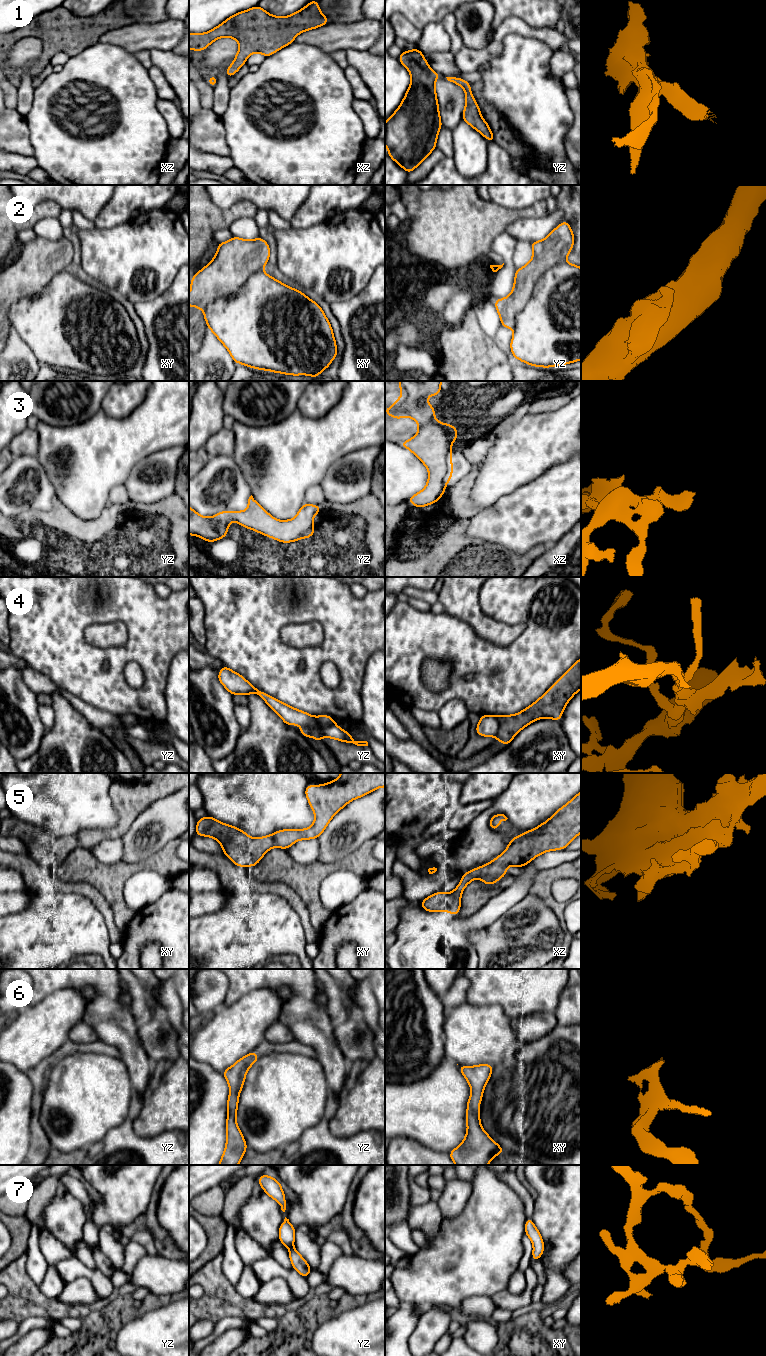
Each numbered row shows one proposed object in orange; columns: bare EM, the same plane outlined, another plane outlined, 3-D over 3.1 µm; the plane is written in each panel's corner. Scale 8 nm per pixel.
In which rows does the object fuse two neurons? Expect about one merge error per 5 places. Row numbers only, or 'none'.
2, 4

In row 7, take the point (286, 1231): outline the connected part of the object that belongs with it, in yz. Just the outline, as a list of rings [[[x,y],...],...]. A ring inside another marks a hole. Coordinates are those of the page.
[[[285,1217],[284,1222],[279,1227],[279,1240],[284,1247],[289,1247],[288,1252],[293,1269],[302,1277],[307,1278],[312,1271],[307,1261],[294,1248],[295,1228],[291,1225],[289,1219]]]

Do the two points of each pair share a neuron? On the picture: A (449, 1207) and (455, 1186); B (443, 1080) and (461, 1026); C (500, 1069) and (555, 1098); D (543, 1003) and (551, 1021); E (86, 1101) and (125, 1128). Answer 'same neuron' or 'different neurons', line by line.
A: same neuron
B: different neurons
C: same neuron
D: different neurons
E: different neurons

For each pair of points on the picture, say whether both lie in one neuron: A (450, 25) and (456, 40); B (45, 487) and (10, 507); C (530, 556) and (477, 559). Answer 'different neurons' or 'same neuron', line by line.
A: same neuron
B: same neuron
C: same neuron

